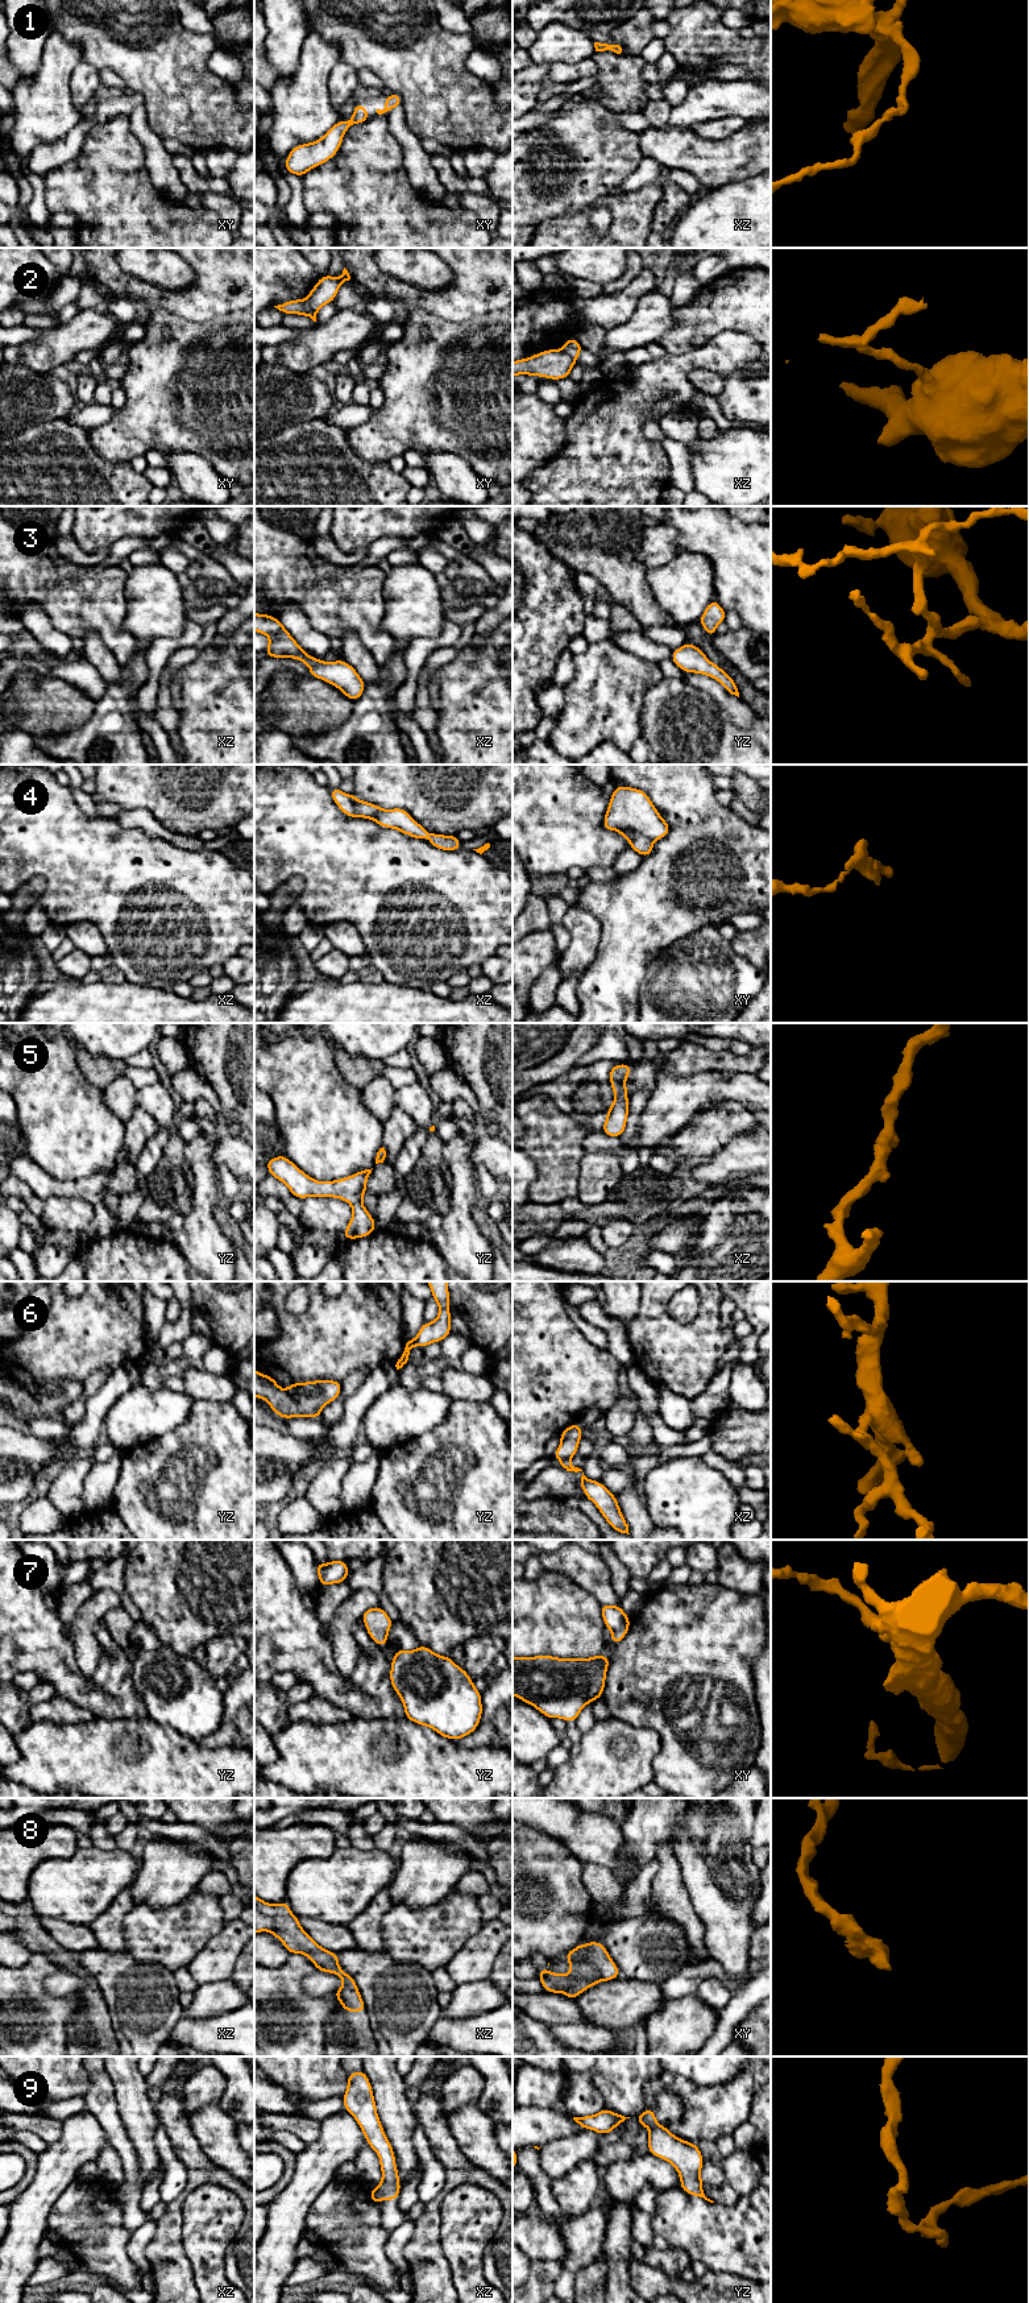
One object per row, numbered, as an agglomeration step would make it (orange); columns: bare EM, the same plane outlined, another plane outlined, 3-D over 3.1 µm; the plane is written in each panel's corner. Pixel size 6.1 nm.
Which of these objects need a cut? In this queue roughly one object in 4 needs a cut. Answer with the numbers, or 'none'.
2, 9

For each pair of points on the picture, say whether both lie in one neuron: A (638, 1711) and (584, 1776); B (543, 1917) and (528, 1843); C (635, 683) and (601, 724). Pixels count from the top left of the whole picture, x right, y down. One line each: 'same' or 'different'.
A: different
B: same
C: same

